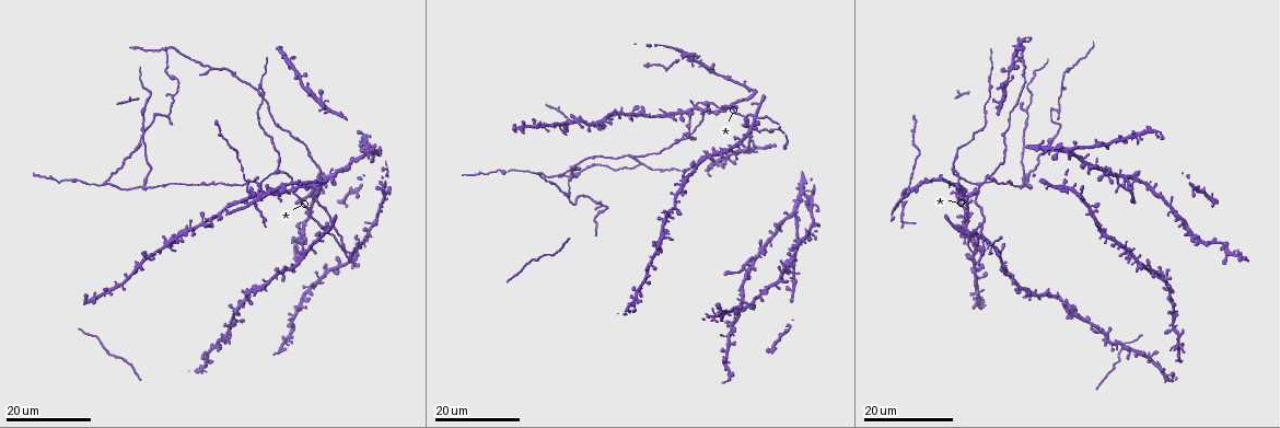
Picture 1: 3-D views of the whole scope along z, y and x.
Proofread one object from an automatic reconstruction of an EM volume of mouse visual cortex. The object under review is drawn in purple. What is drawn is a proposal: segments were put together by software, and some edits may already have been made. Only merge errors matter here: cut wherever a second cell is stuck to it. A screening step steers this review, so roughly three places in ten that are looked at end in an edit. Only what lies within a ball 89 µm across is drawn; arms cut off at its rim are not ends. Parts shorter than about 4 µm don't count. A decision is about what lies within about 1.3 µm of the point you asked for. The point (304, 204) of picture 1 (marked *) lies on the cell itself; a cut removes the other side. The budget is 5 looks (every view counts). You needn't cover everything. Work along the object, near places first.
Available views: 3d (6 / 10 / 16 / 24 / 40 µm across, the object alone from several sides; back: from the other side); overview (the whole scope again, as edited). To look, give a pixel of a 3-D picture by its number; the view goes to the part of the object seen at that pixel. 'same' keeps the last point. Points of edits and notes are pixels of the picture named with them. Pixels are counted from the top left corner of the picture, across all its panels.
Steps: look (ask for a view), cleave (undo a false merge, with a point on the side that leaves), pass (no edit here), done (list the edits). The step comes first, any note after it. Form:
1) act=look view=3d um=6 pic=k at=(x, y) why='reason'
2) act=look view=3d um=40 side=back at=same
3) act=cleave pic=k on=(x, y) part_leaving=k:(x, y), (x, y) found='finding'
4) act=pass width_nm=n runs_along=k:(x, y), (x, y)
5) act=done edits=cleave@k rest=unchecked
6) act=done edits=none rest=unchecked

act=look view=3d um=16 pic=1 at=(754, 120) why='four or more arms meet'

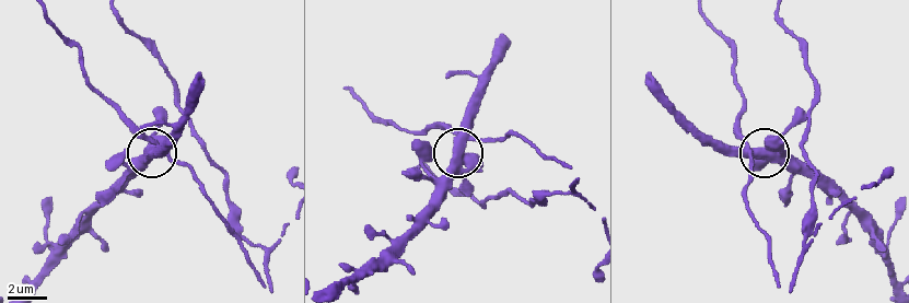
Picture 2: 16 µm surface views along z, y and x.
act=look view=3d um=10 pic=2 at=(461, 141)

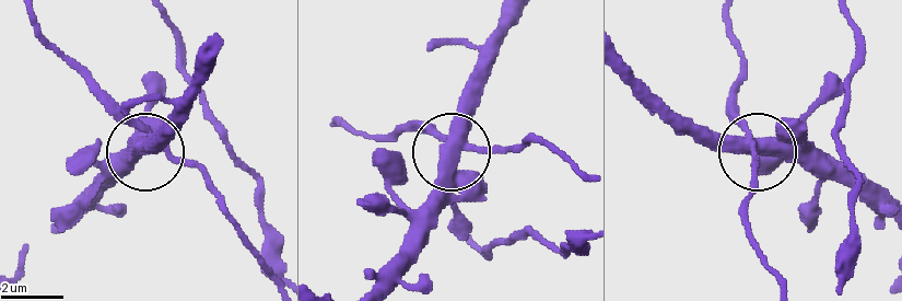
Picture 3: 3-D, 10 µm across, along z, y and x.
act=pass arms=4 runs_along=3:(331, 119), (371, 135), (425, 127), (457, 150), (517, 150) found='all the same cell'

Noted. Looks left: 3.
act=look view=3d um=16 pic=1 at=(572, 170) why='three-way junction'

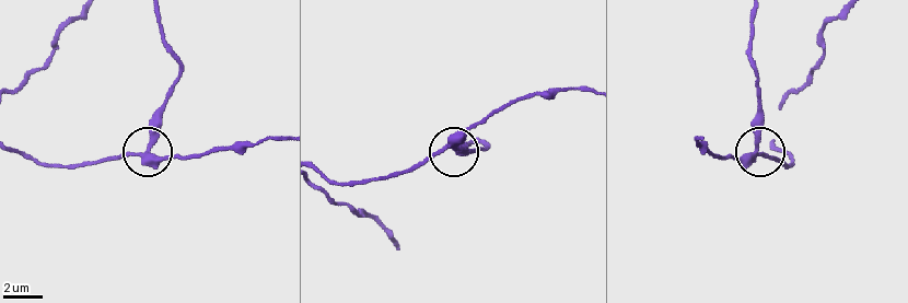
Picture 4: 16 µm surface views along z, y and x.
act=look view=3d um=6 pic=4 at=(144, 152)

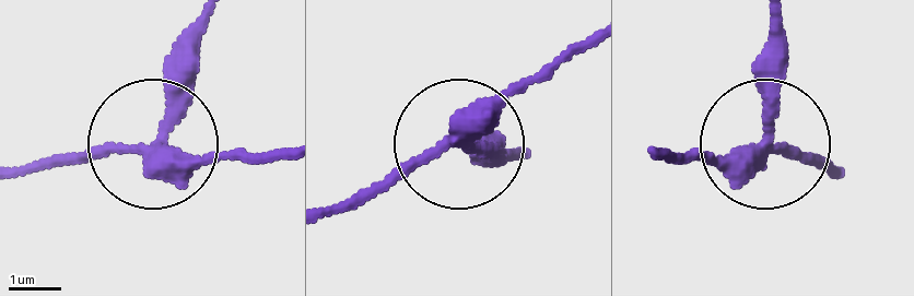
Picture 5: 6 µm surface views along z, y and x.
act=cleave pic=5 on=(191, 63) arms=3 part_leaving=5:(168, 128), (168, 67), (195, 15) found='a second cell is stuck on'

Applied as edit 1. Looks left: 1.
act=done edits=cleave@5 rest=unchecked

